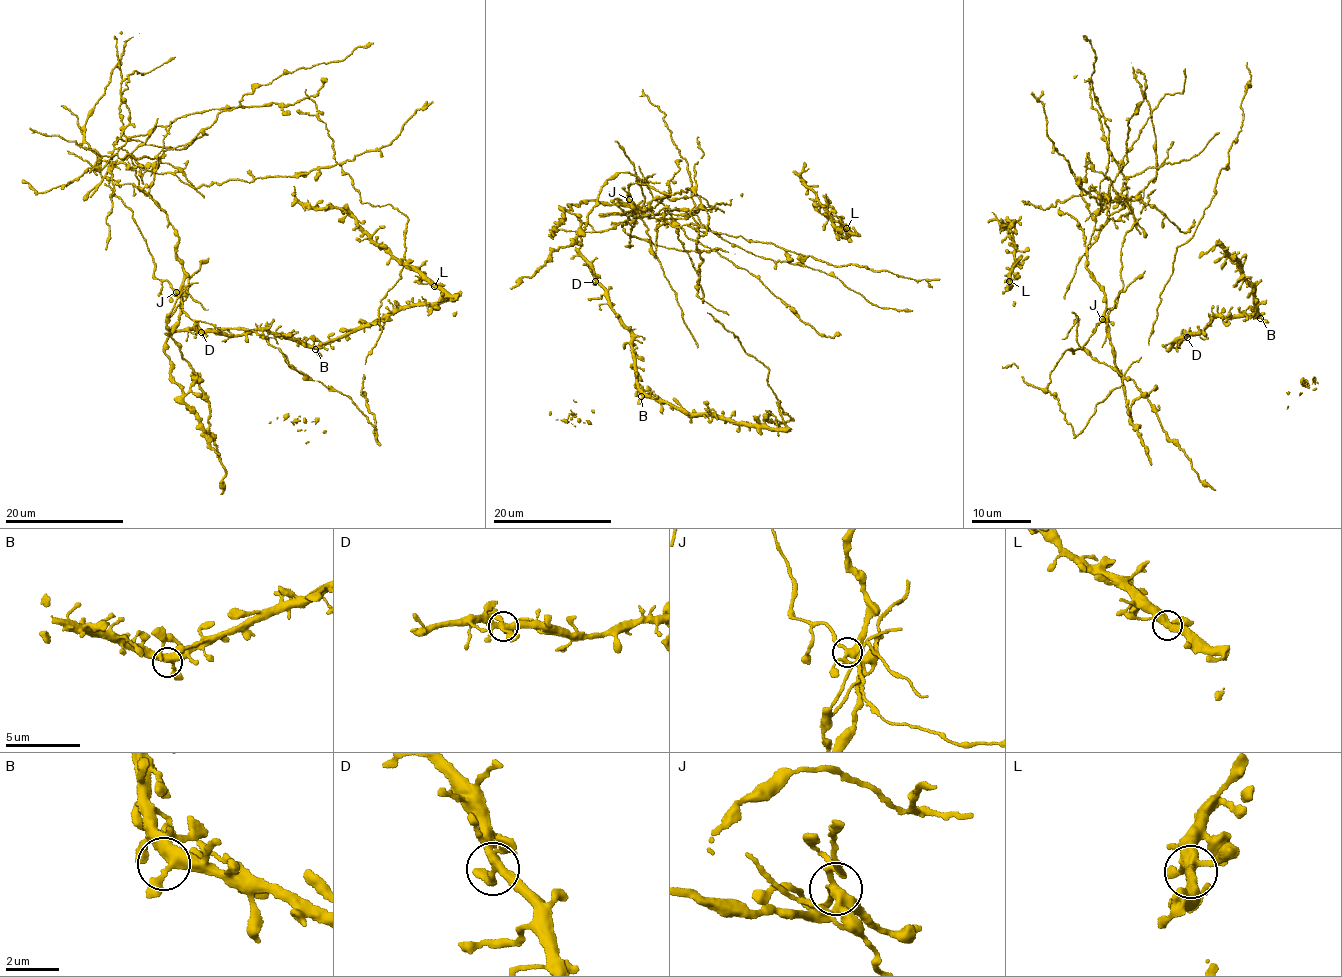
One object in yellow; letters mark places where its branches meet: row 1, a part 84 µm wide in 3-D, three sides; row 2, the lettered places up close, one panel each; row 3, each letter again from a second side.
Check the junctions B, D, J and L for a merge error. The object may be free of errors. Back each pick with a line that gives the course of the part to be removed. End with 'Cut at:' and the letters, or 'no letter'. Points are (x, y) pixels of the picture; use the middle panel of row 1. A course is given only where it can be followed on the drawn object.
J: (629, 199), (645, 210), (668, 194), (634, 215), (664, 213), (665, 224), (692, 222), (835, 266), (940, 280)
Cut at: J

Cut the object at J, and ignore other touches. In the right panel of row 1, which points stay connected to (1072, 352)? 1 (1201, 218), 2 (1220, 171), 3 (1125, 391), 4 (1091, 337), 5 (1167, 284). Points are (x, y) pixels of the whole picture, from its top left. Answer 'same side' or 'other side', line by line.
1: same side
2: same side
3: other side
4: same side
5: same side

